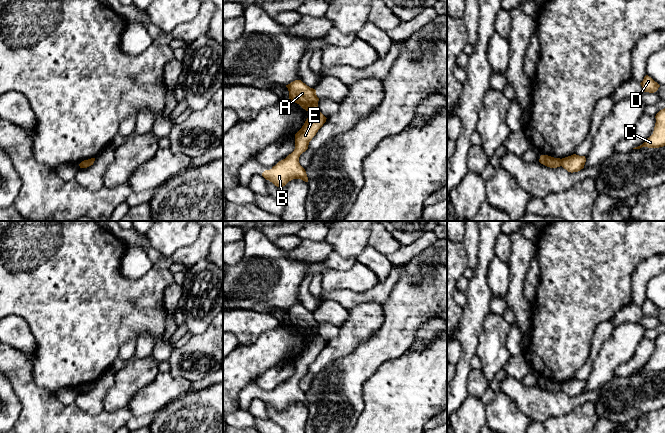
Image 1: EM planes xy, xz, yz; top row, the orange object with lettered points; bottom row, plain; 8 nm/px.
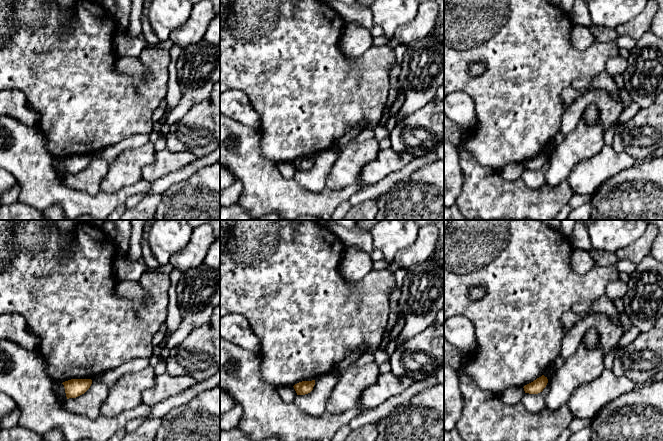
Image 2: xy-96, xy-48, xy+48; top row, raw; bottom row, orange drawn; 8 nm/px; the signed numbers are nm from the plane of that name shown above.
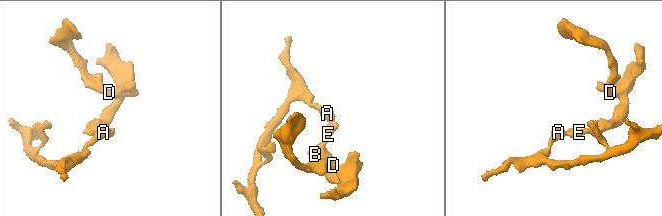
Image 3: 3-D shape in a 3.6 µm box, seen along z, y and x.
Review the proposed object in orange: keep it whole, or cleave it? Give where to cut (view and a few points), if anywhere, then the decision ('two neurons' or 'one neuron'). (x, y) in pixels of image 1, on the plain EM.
cut yz (560, 383), (561, 389); two neurons

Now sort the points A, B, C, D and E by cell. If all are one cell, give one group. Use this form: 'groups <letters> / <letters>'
groups A / B C D E

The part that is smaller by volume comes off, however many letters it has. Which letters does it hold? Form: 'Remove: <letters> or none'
Remove: B, C, D, E

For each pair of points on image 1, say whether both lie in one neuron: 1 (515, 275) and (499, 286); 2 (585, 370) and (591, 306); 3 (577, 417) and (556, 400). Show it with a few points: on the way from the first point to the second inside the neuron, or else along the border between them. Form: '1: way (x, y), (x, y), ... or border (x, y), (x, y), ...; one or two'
1: border (509, 264), (509, 288), (505, 297); two
2: border (592, 337), (589, 355), (574, 377); two
3: border (593, 402), (584, 402), (566, 413), (549, 419); two

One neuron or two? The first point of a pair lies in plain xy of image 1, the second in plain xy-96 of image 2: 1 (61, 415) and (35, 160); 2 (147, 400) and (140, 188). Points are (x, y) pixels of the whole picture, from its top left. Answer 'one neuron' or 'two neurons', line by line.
1: one neuron
2: two neurons

